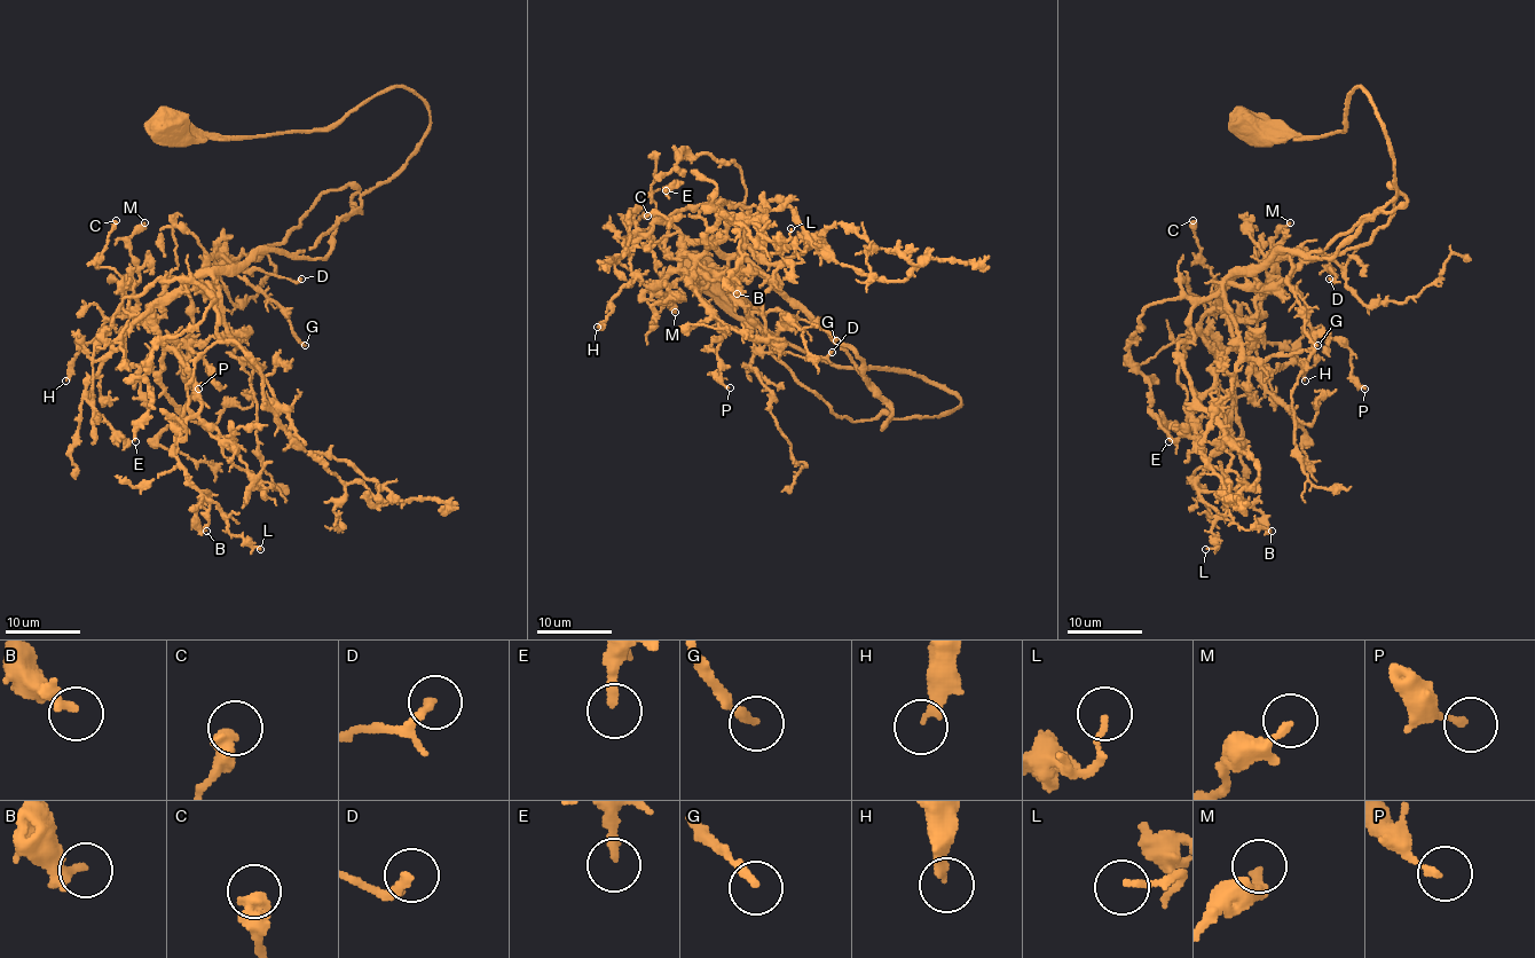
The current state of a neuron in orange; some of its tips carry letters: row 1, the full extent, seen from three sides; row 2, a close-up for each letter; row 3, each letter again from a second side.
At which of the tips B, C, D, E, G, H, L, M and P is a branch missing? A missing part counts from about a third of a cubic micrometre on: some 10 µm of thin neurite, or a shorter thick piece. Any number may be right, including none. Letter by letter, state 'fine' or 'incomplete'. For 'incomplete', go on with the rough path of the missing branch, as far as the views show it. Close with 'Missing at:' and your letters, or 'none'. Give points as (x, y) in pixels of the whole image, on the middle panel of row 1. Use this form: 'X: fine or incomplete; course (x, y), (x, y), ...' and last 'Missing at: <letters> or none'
B: fine
C: fine
D: fine
E: fine
G: incomplete
H: fine
L: fine
M: fine
P: fine
Missing at: G

